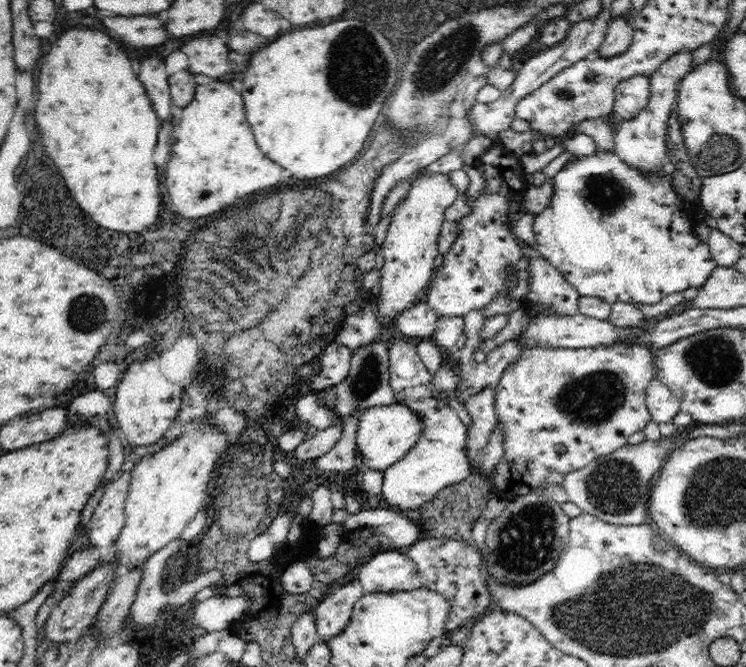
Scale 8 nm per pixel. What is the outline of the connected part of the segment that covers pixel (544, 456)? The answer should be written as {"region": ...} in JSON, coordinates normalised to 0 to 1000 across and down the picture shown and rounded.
{"region":[[[820,516],[818,522],[748,522],[735,519],[716,519],[704,522],[698,534],[672,558],[670,570],[661,580],[662,612],[665,616],[664,639],[672,645],[672,658],[676,681],[658,705],[660,744],[668,744],[680,753],[689,751],[697,744],[713,739],[725,741],[735,729],[755,729],[756,717],[763,708],[783,702],[800,684],[810,684],[839,669],[842,657],[851,648],[861,648],[873,631],[871,619],[865,607],[865,588],[871,570],[879,567],[881,556],[877,547],[874,525],[859,519],[840,519],[840,516]]]}

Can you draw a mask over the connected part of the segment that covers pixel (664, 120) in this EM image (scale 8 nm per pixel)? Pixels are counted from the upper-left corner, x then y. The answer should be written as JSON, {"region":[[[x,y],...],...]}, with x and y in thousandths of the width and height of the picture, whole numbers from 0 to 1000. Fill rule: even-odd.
{"region":[[[906,78],[898,90],[886,96],[885,102],[870,114],[871,141],[867,162],[861,165],[855,175],[834,181],[827,193],[823,229],[858,258],[881,259],[885,250],[897,243],[891,216],[895,183],[908,156],[910,124],[928,105],[926,94],[928,78]]]}

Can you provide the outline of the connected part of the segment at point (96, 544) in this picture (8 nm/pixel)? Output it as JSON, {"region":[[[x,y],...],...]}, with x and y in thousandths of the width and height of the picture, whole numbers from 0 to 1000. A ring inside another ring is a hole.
{"region":[[[169,708],[161,711],[157,720],[151,720],[141,732],[137,748],[126,762],[126,768],[119,781],[117,805],[121,810],[119,819],[123,822],[139,822],[147,816],[154,816],[161,807],[161,798],[166,792],[168,784],[168,750],[174,726],[174,712]]]}

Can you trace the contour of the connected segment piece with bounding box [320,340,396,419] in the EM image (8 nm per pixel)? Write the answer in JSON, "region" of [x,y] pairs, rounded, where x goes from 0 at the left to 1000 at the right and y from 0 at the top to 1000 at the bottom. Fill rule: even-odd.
{"region":[[[507,510],[501,516],[493,516],[491,522],[477,525],[472,529],[469,546],[469,561],[461,574],[453,576],[448,582],[429,585],[429,604],[450,610],[450,616],[461,628],[477,610],[492,613],[529,603],[528,586],[521,570],[521,528],[512,511]]]}

